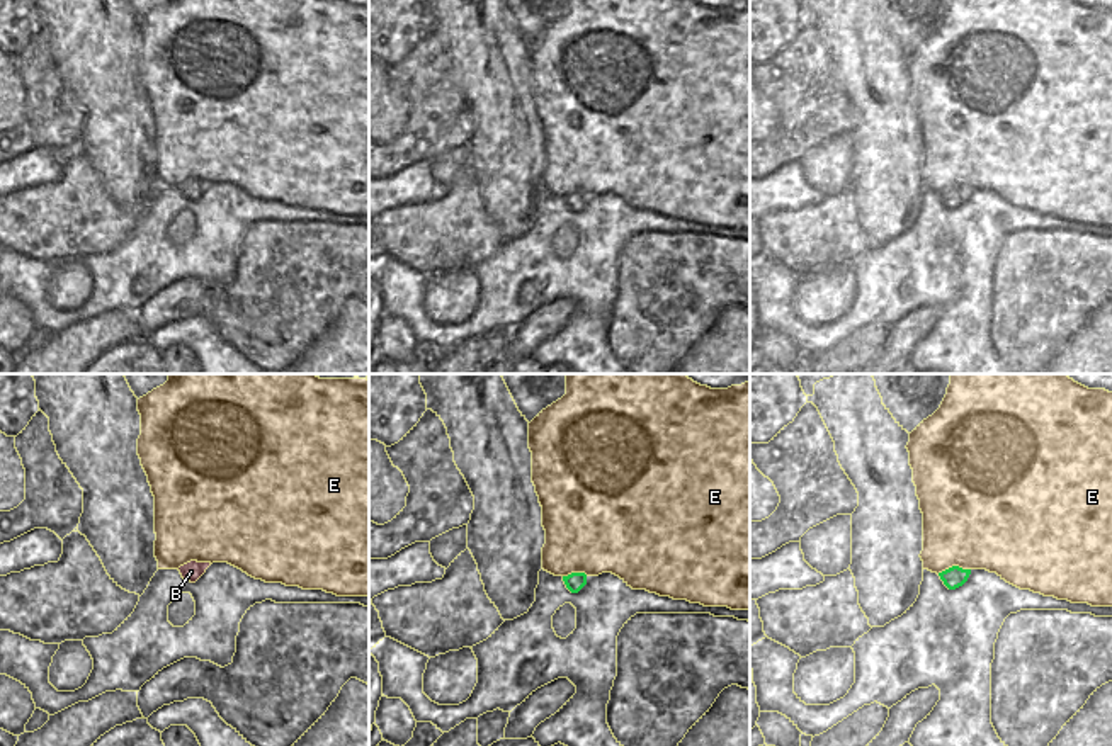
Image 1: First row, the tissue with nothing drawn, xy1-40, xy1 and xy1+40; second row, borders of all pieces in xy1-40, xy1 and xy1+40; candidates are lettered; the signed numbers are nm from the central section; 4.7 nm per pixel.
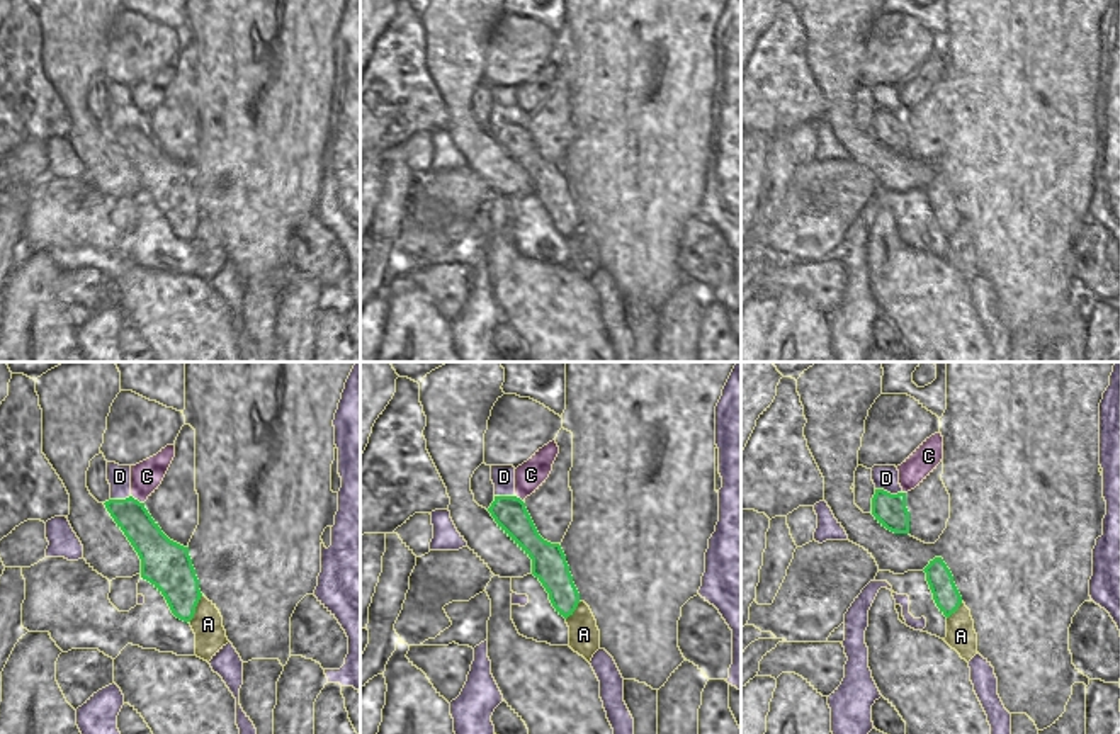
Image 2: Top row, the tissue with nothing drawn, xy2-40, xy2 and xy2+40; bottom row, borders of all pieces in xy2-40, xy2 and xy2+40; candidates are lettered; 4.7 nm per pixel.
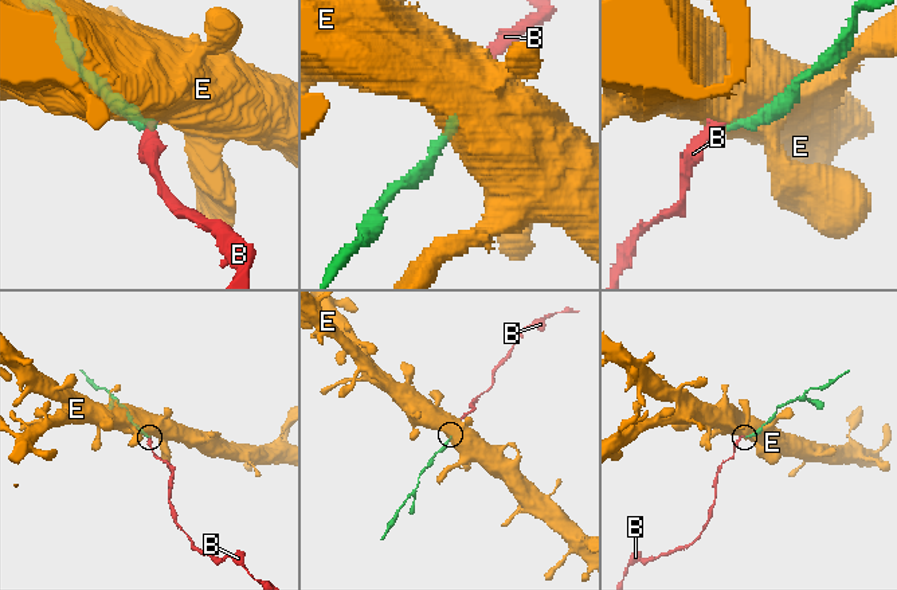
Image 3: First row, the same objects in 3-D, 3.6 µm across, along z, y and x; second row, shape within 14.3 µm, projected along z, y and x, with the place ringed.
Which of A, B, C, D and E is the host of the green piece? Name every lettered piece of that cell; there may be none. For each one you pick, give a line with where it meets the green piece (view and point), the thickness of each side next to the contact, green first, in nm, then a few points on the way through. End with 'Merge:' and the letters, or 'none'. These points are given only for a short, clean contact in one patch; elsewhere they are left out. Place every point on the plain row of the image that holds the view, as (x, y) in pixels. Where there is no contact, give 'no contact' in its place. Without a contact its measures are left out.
B: no contact
Merge: B

